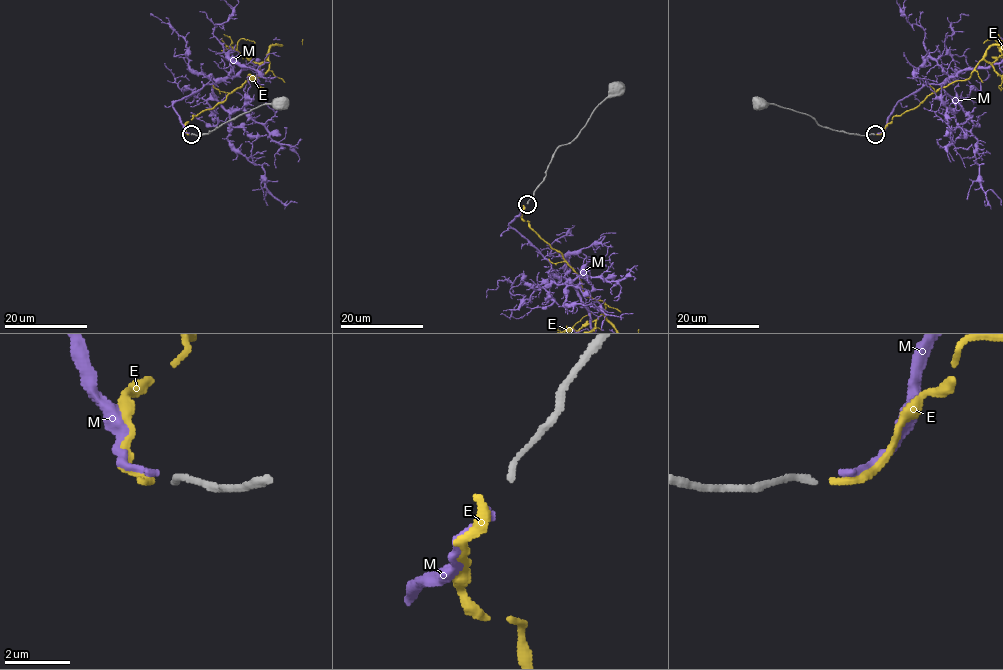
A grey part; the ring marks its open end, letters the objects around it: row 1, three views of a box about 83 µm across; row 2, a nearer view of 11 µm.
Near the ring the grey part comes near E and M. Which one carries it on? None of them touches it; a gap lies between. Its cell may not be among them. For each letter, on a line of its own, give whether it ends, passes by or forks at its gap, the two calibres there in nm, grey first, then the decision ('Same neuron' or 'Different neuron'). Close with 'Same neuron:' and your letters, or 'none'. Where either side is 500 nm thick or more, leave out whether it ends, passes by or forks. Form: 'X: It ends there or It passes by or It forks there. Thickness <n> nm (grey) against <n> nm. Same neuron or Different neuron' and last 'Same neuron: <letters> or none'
E: It ends there. Thickness 180 nm (grey) against 280 nm. Different neuron
M: It ends there. Thickness 180 nm (grey) against 240 nm. Different neuron
Same neuron: none

